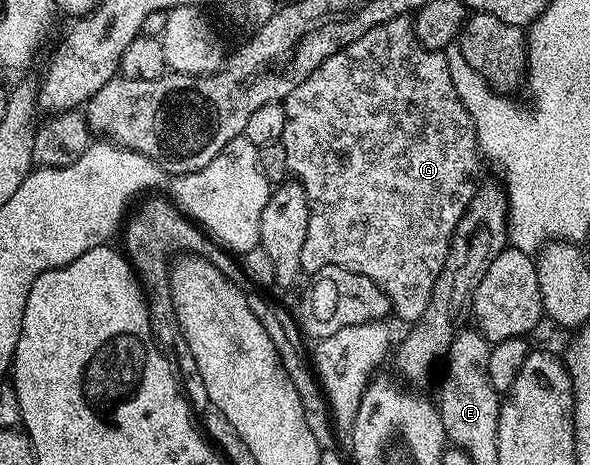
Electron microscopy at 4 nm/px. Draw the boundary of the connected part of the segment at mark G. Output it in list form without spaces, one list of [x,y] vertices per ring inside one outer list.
[[[403,16],[393,18],[384,24],[380,24],[376,28],[372,28],[372,32],[364,32],[364,36],[360,36],[360,40],[352,40],[352,44],[348,44],[343,50],[338,50],[332,56],[328,56],[328,60],[324,60],[324,64],[320,64],[320,68],[316,68],[316,72],[312,72],[312,76],[308,76],[308,80],[304,80],[304,84],[300,84],[300,88],[292,88],[292,92],[286,97],[284,103],[286,108],[286,119],[284,120],[284,136],[281,142],[284,144],[284,152],[288,152],[288,168],[290,174],[302,185],[304,192],[308,196],[308,208],[310,215],[308,216],[308,236],[304,240],[304,252],[300,252],[300,264],[303,271],[307,275],[314,275],[320,268],[325,266],[339,266],[340,268],[348,268],[352,272],[356,272],[360,276],[368,276],[368,280],[372,280],[383,290],[390,298],[390,305],[393,313],[399,314],[406,321],[406,324],[413,324],[424,316],[424,312],[428,308],[430,299],[432,298],[432,288],[436,284],[436,280],[440,276],[440,272],[444,268],[444,260],[450,251],[450,241],[456,232],[456,228],[460,224],[460,220],[464,216],[464,212],[469,208],[470,201],[474,199],[476,189],[476,181],[474,177],[478,174],[478,162],[480,163],[480,151],[478,141],[476,140],[476,132],[472,120],[468,116],[468,112],[464,108],[464,104],[460,100],[460,96],[456,96],[456,88],[452,84],[452,72],[448,72],[448,60],[445,53],[440,50],[429,50],[420,44],[420,40],[416,40],[414,35],[414,23],[409,17]]]

